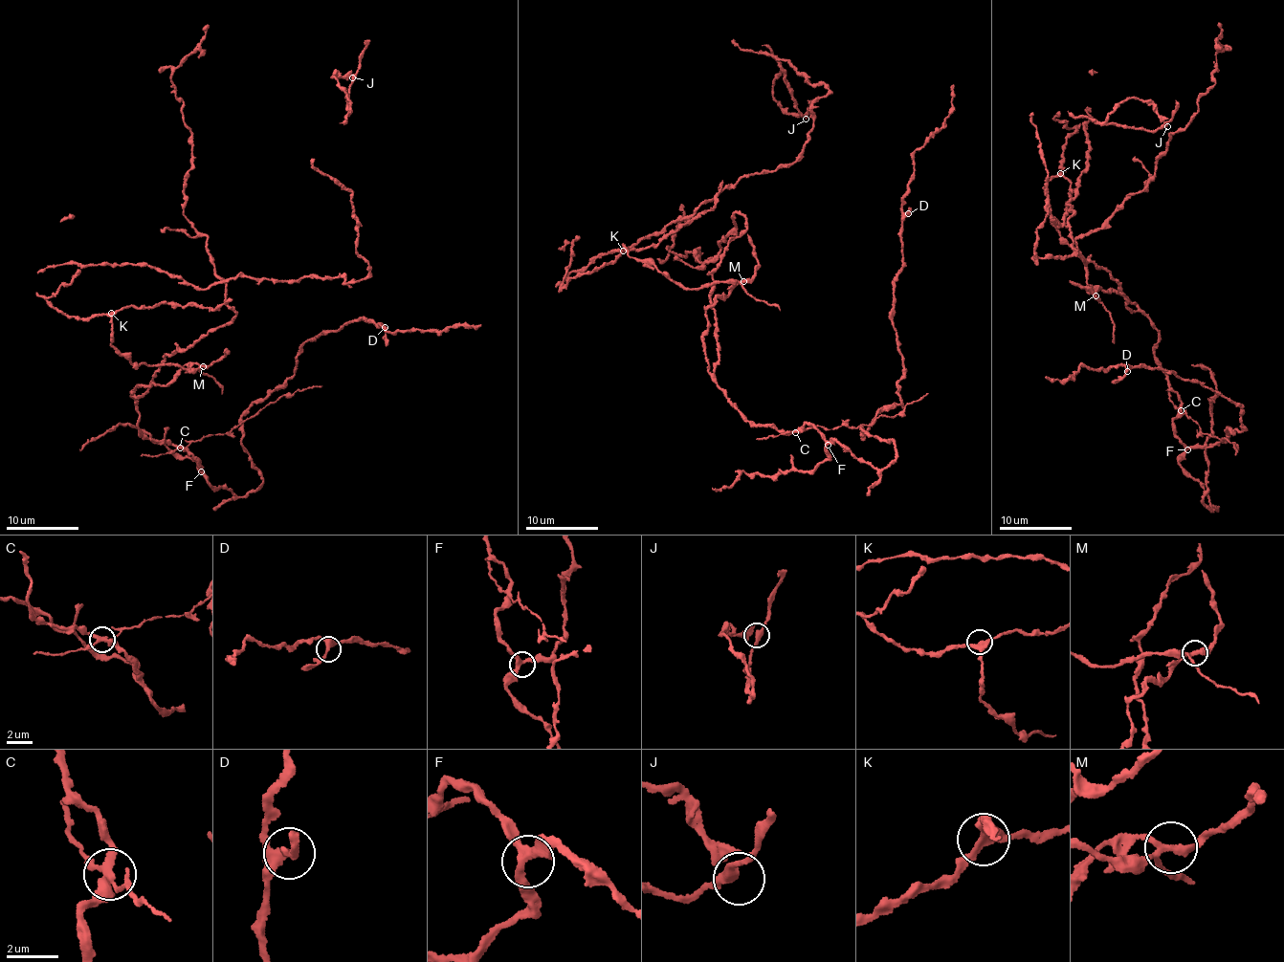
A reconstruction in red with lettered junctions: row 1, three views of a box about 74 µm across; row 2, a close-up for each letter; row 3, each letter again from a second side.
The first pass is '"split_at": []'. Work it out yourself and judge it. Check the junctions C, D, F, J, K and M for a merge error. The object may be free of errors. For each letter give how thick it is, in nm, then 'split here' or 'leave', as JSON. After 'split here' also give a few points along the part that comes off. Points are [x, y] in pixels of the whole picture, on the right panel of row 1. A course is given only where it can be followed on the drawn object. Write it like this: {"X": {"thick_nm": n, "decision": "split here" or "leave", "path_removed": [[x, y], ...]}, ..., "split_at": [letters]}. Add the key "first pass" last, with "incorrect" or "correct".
{"C": {"thick_nm": 280, "decision": "split here", "path_removed": [[1180, 410], [1199, 426], [1203, 433], [1234, 443], [1238, 452], [1235, 455]]}, "D": {"thick_nm": 300, "decision": "leave"}, "F": {"thick_nm": 280, "decision": "leave"}, "J": {"thick_nm": 280, "decision": "leave"}, "K": {"thick_nm": 280, "decision": "leave"}, "M": {"thick_nm": 240, "decision": "leave"}, "split_at": ["C"], "first pass": "incorrect"}

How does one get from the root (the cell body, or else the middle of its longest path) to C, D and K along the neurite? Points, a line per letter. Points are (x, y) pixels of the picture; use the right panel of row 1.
C: (1093, 287), (1097, 285), (1104, 291), (1116, 290), (1150, 321), (1159, 333), (1156, 361), (1177, 393), (1180, 410)
D: (1093, 287), (1159, 333), (1179, 463), (1211, 511), (1206, 448), (1241, 429), (1242, 405), (1163, 369), (1127, 371)
K: (1093, 287), (1090, 291), (1099, 286), (1088, 286), (1079, 253), (1060, 234), (1051, 212), (1046, 184), (1060, 173)

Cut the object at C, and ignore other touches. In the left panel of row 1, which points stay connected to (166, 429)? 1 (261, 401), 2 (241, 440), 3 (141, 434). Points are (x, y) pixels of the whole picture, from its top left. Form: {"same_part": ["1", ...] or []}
{"same_part": ["1", "2", "3"]}

